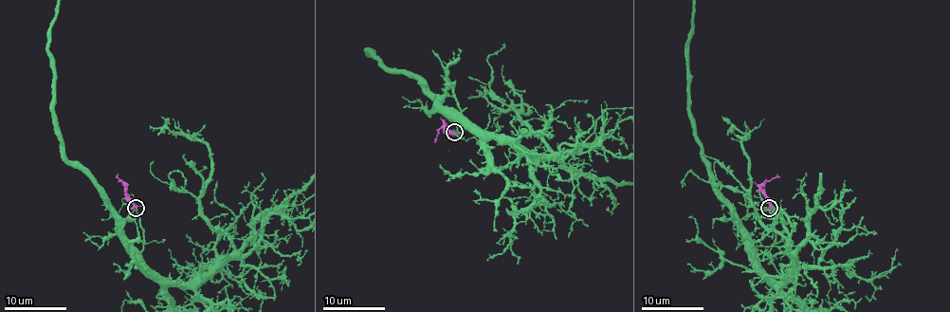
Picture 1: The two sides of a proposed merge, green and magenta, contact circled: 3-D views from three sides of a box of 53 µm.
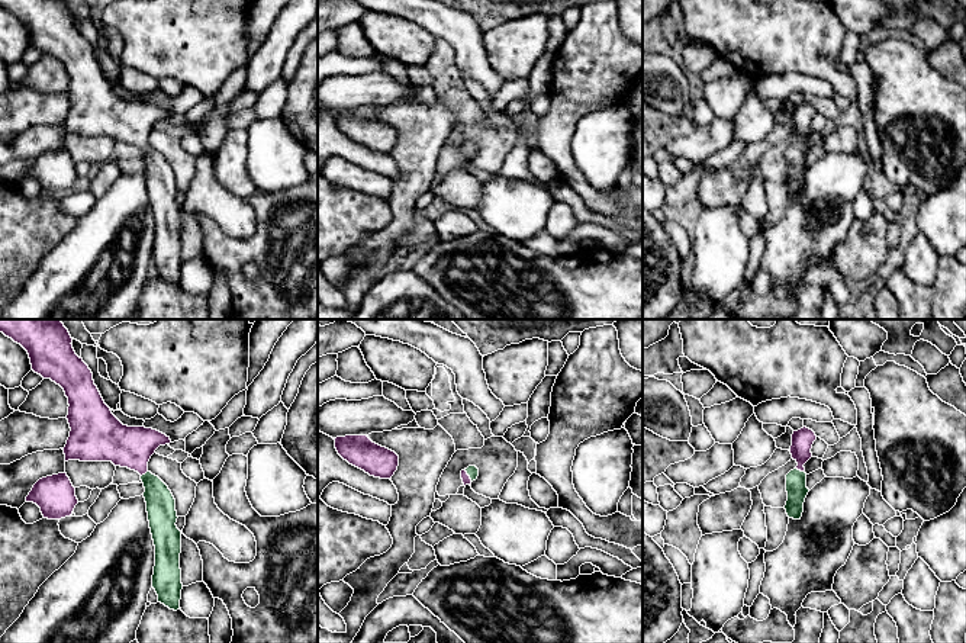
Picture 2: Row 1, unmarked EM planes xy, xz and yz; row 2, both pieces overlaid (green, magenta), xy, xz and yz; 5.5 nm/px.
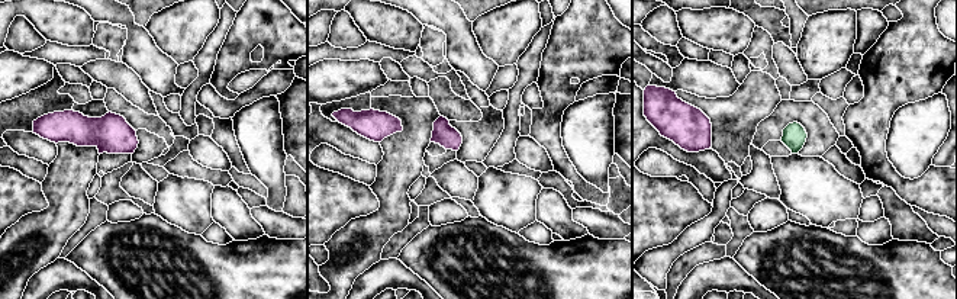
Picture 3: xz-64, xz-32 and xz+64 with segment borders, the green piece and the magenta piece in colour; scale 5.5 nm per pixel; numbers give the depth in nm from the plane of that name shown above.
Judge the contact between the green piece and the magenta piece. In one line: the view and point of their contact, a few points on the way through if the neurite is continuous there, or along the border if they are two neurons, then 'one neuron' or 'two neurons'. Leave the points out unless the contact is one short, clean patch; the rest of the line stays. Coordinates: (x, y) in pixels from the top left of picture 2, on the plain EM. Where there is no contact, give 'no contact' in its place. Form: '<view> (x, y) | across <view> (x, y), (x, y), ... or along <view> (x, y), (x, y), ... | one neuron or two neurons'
yz (799, 145) | across yz (797, 164), (799, 145), (802, 115) | one neuron

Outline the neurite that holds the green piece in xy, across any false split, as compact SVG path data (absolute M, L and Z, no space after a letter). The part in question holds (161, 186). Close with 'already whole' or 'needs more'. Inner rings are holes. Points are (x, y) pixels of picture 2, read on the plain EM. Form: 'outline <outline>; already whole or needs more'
outline M0 0L0 7L20 19L29 29L32 45L44 54L59 60L68 73L70 112L64 125L65 136L112 136L115 141L128 142L141 150L145 167L149 203L155 221L155 241L152 263L158 277L170 284L180 284L181 274L181 206L177 203L176 174L168 161L148 145L148 136L160 120L170 119L165 109L145 102L123 100L104 78L93 48L73 23L73 13L64 0Z; needs more

